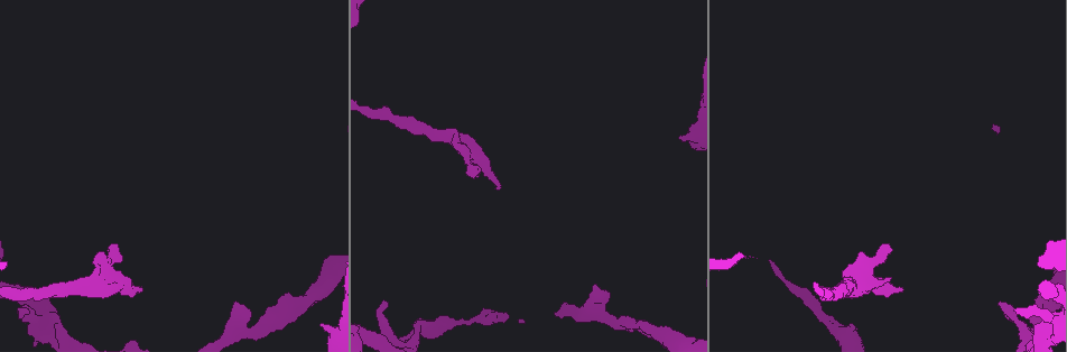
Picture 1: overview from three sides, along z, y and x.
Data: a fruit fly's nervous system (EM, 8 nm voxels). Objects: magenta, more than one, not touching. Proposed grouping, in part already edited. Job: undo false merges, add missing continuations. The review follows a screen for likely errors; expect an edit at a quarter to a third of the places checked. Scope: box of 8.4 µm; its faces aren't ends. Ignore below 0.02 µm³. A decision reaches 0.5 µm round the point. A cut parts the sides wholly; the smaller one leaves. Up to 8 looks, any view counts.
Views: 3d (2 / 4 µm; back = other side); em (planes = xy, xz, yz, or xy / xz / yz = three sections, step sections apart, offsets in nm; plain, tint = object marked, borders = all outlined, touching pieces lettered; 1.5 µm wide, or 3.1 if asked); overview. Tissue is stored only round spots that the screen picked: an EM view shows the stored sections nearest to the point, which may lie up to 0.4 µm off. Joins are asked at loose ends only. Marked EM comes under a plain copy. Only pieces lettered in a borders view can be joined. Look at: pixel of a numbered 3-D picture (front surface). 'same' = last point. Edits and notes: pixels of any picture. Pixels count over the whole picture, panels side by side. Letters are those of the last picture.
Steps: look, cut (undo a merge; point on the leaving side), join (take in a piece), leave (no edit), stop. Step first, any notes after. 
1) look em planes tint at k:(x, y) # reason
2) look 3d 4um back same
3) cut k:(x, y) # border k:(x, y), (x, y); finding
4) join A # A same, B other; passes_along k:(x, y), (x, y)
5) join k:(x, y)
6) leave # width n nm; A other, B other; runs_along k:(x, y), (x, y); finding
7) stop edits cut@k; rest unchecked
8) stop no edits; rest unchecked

look em xz step 8 borders at 1:(421, 319) # branch stops here

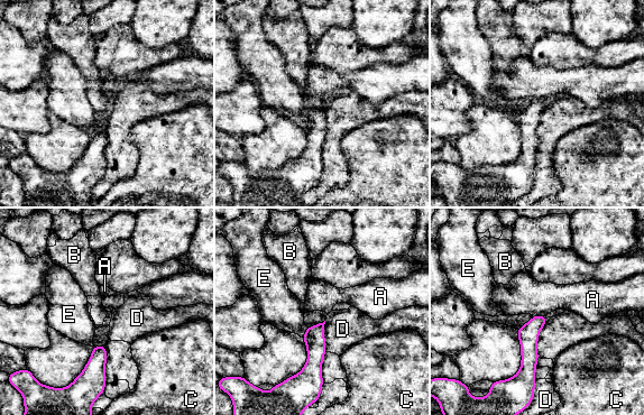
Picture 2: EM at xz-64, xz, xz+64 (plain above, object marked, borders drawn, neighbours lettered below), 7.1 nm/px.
look em planes borders same # another direction

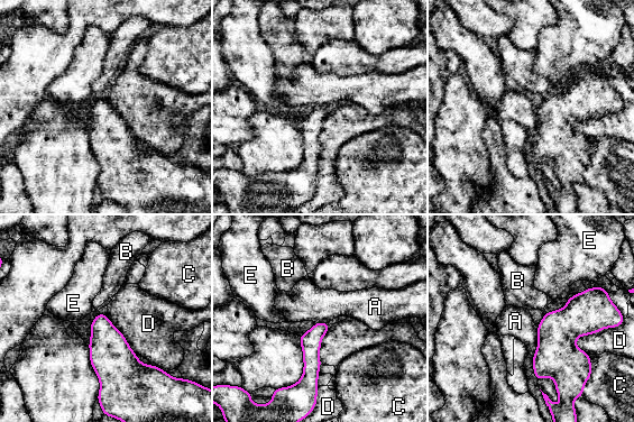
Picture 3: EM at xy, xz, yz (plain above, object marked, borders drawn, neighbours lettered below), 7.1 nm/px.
leave # longest_contact D 300 nm; A other, B other, C other, D other, E other; border 3:(538, 327), (538, 348), (532, 356); none of them fits

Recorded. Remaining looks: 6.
look 3d 4um at 1:(233, 304) # branch stops here

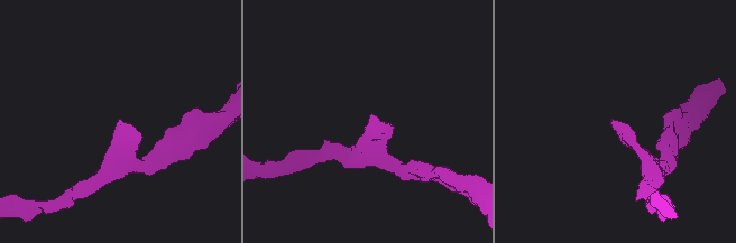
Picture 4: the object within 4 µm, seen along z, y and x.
look em xz step 8 tint at 4:(369, 116)

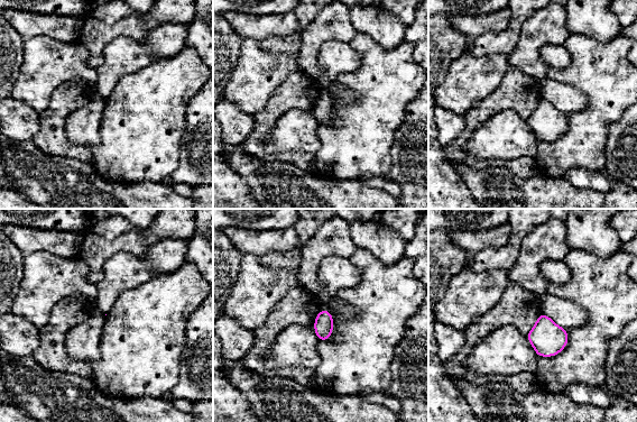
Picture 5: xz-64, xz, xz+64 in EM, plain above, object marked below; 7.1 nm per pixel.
look em planes borders same

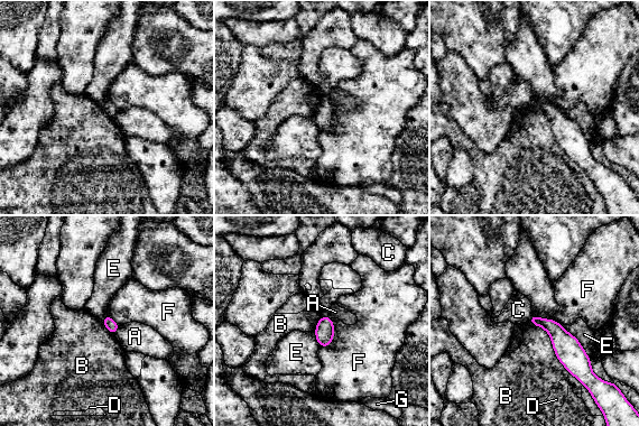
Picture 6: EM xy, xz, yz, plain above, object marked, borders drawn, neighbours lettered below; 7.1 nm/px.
leave # A other, B other, C other, D other, E other, F other, G other; none of them fits

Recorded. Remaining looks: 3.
look 3d 4um at 1:(319, 324) # stops while still wide

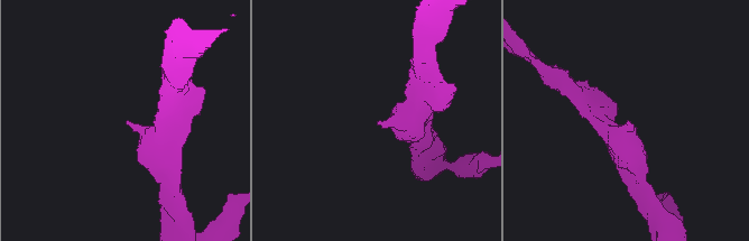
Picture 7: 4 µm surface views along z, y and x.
look em planes borders at 7:(126, 123) # shape alone is not enough

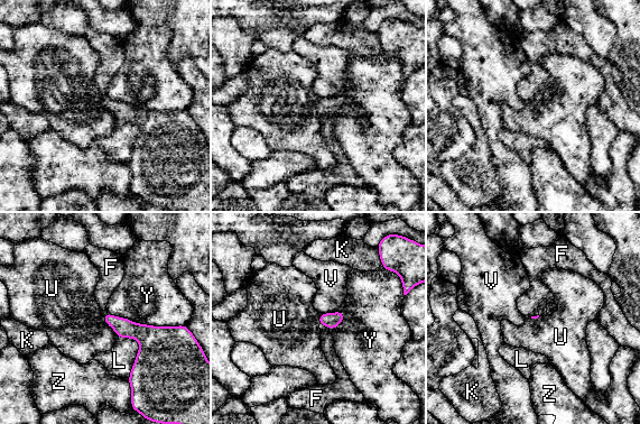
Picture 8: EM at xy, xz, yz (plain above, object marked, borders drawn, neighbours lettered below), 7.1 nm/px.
join F # longest_contact Y 550 nm; F same, K other, L other, U other, V other, Y other, Z other; passes_along 8:(331, 320), (325, 324), (327, 341); the cell continues

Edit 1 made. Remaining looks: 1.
stop edits join@8; rest unchecked

